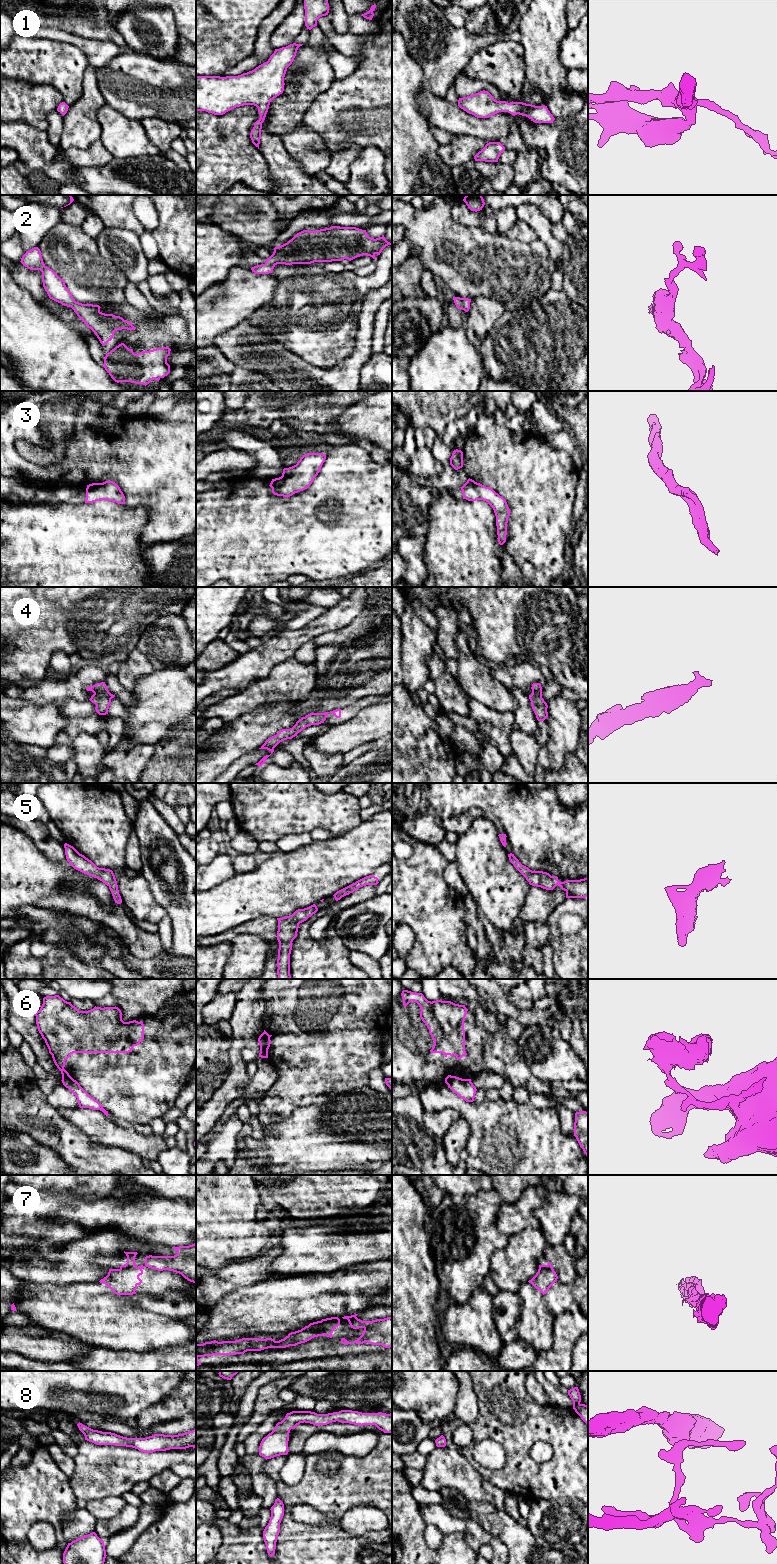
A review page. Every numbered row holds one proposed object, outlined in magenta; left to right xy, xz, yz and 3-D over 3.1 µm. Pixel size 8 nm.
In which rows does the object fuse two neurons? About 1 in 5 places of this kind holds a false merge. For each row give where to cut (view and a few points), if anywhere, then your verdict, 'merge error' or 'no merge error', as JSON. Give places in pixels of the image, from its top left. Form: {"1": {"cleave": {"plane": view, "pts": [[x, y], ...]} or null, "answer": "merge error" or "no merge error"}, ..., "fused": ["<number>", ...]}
{"1": {"cleave": null, "answer": "no merge error"}, "2": {"cleave": null, "answer": "no merge error"}, "3": {"cleave": null, "answer": "no merge error"}, "4": {"cleave": null, "answer": "no merge error"}, "5": {"cleave": null, "answer": "no merge error"}, "6": {"cleave": {"plane": "xy", "pts": [[62, 1077], [71, 1078]]}, "answer": "merge error"}, "7": {"cleave": {"plane": "xy", "pts": [[134, 1265], [120, 1269]]}, "answer": "merge error"}, "8": {"cleave": null, "answer": "no merge error"}, "fused": ["6", "7"]}

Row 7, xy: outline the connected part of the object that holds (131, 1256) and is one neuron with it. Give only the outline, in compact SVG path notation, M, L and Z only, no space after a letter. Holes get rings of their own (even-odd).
M125 1252L127 1256L127 1263L125 1265L121 1265L120 1269L127 1269L129 1267L134 1267L136 1265L135 1263L135 1257L138 1254L137 1252Z

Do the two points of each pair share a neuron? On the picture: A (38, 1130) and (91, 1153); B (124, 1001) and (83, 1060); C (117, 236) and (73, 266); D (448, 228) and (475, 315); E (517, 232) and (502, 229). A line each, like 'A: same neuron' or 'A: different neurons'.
A: same neuron
B: different neurons
C: different neurons
D: different neurons
E: different neurons

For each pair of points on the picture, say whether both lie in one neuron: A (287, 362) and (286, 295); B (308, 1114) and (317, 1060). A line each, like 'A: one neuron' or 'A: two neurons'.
A: two neurons
B: two neurons

